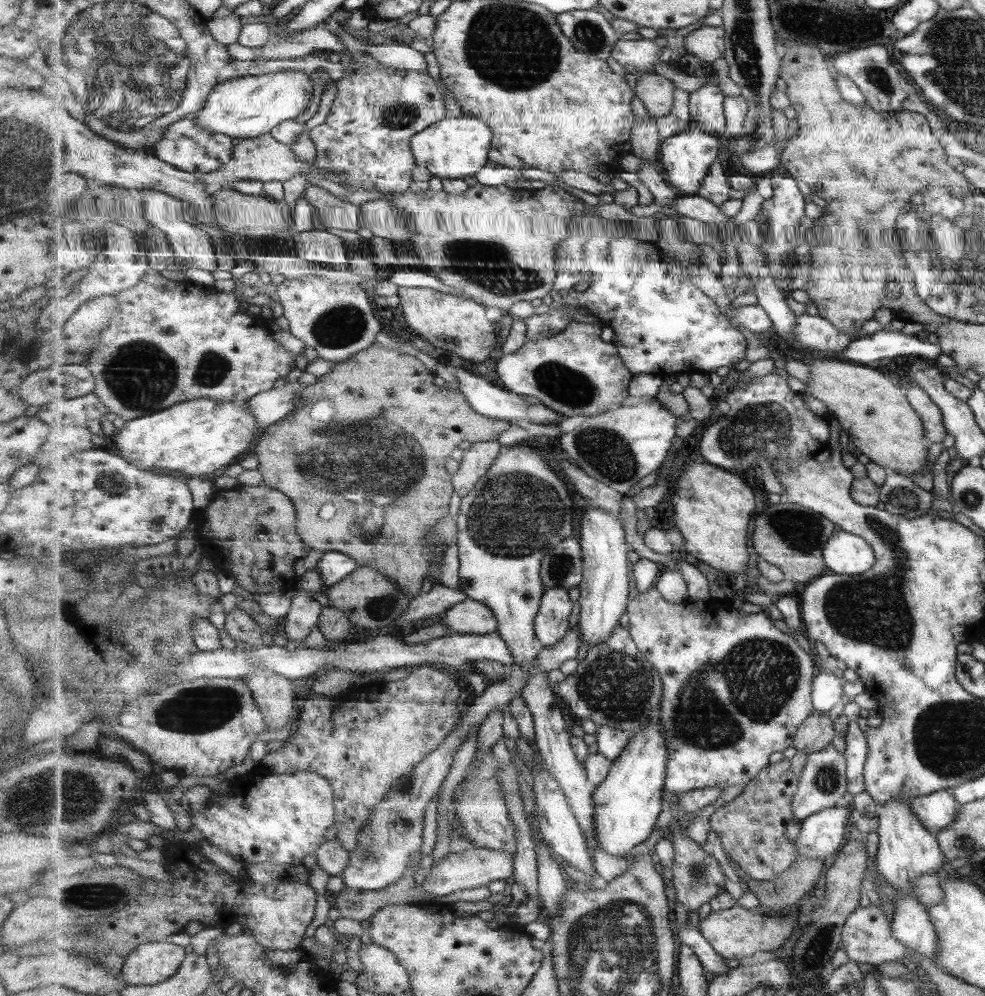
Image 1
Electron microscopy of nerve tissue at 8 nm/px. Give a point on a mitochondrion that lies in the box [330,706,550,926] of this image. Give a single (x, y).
(372, 846)

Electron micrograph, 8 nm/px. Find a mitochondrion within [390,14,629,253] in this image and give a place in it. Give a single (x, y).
(588, 35)

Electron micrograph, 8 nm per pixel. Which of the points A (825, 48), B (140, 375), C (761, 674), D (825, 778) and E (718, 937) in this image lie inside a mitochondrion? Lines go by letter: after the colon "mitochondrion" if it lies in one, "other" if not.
A: other
B: mitochondrion
C: mitochondrion
D: mitochondrion
E: other

